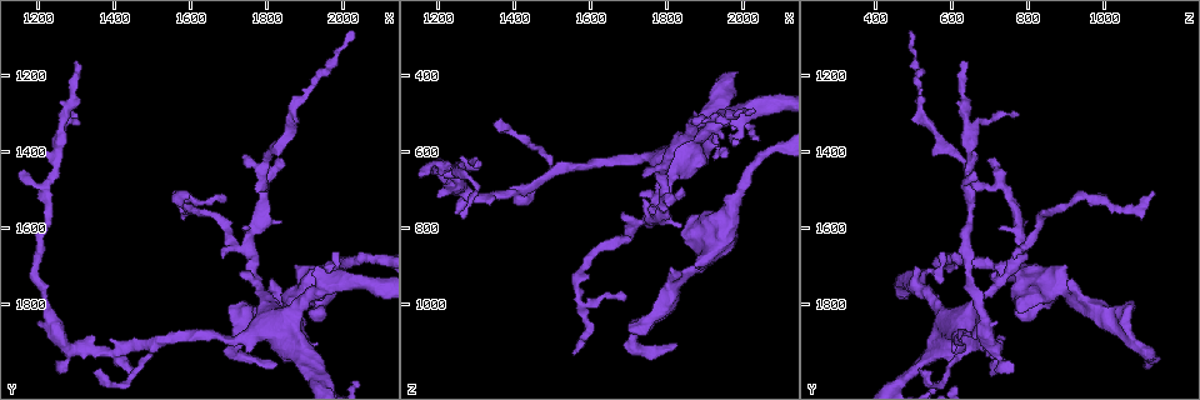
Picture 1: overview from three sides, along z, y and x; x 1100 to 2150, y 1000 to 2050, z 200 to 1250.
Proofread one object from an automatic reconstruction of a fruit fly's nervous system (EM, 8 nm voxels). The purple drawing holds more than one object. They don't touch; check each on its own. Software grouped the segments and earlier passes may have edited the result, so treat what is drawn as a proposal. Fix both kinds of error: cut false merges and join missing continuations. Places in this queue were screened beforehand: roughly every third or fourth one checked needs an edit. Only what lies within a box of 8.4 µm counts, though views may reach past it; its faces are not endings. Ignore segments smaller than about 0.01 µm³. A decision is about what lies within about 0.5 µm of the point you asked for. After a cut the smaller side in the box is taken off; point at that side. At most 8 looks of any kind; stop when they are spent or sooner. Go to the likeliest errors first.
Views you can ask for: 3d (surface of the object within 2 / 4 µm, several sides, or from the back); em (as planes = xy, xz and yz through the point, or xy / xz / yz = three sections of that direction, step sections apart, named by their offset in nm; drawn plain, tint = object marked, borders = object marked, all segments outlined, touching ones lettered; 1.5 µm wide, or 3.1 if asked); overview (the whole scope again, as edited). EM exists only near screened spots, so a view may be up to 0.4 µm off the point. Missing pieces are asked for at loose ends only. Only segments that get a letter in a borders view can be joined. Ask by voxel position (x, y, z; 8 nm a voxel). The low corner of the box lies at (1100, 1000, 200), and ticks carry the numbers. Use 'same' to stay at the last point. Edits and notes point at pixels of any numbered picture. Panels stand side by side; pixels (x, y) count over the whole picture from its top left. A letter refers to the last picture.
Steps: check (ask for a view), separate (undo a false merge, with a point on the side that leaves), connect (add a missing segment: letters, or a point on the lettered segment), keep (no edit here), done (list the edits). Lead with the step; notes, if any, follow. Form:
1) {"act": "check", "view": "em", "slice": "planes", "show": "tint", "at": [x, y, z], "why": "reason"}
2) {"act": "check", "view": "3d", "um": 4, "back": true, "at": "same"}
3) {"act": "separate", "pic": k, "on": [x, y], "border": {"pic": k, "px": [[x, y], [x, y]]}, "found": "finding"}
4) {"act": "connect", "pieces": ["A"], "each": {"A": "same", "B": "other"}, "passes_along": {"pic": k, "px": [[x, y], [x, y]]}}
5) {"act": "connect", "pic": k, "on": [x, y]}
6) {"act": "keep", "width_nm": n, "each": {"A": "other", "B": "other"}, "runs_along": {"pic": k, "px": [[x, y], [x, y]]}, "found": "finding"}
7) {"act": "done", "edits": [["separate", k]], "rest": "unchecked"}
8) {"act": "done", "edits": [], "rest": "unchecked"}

{"act": "check", "view": "em", "slice": "planes", "show": "borders", "at": [1815, 1960, 1105], "why": "an open end"}

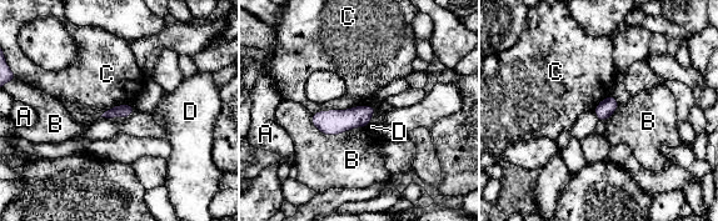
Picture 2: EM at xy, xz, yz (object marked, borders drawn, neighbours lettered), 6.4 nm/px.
{"act": "keep", "longest_contact_nm": ["B", 380], "each": {"A": "other", "B": "other", "C": "other", "D": "other"}, "found": "no lettered segment goes on from it"}

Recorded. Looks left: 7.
{"act": "check", "view": "3d", "um": 4, "at": [1295, 1165, 635], "why": "thin end"}

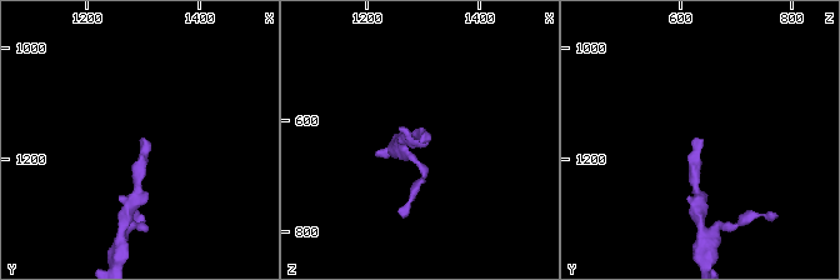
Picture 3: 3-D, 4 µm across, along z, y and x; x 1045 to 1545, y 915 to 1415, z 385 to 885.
{"act": "check", "view": "em", "slice": "planes", "show": "borders", "at": [1295, 1160, 645], "why": "now the EM"}

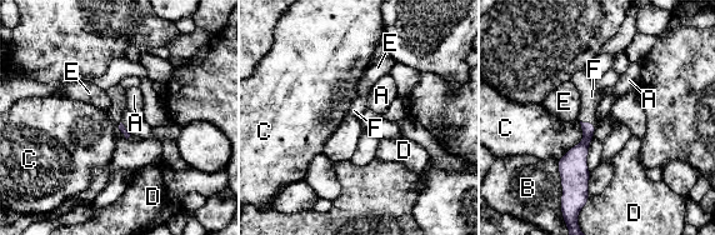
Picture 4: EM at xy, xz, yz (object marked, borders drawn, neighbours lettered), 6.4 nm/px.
{"act": "connect", "pieces": ["F"], "each": {"A": "other", "B": "other", "C": "other", "D": "other", "E": "other", "F": "same"}, "found": "the cell continues"}

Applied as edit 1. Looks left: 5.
{"act": "done", "edits": [["connect", 4]], "rest": "unchecked"}

